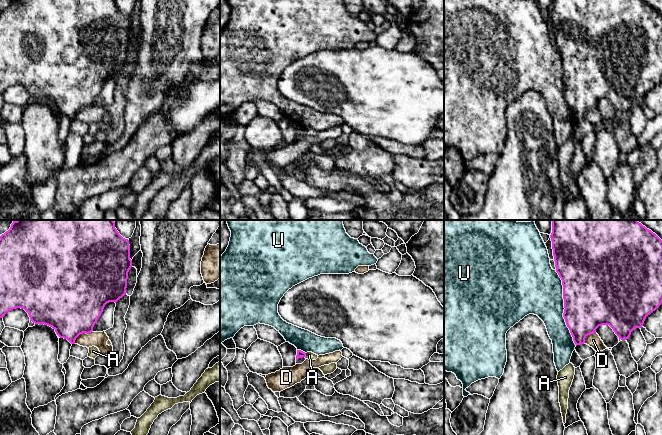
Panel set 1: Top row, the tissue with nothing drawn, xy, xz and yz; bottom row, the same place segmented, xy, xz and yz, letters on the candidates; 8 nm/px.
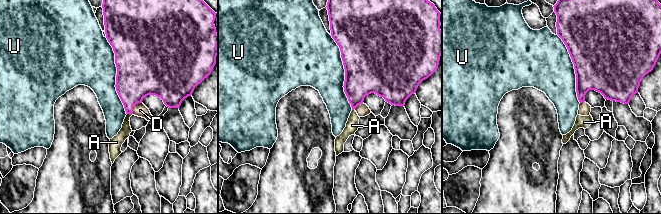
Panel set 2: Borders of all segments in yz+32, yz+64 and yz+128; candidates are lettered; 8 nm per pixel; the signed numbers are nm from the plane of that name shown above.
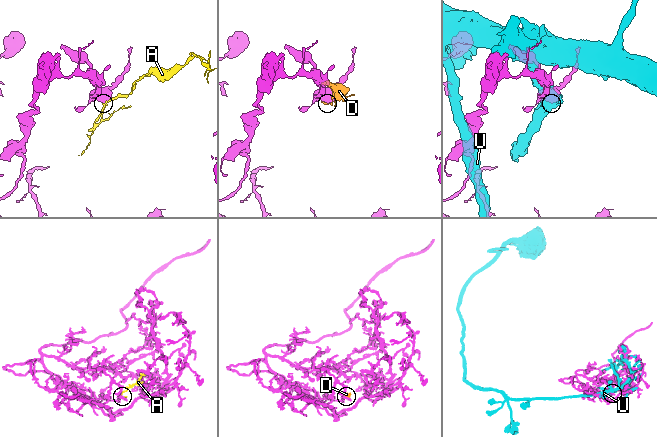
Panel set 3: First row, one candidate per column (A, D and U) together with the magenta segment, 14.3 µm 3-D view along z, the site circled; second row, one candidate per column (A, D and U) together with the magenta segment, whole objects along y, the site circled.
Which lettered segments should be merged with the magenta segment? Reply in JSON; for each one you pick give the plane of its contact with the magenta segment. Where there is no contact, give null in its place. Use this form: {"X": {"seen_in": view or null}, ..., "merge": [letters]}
{"merge": []}

